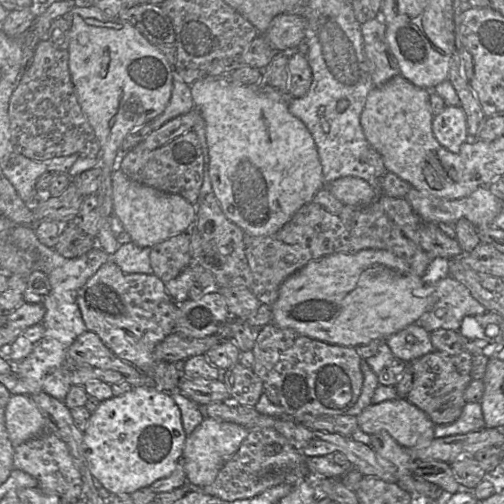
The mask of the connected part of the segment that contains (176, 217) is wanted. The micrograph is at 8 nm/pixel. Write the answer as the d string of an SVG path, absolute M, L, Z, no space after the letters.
M119 168L112 176L113 213L120 219L131 242L152 248L170 237L195 227L196 207L179 194L160 191L128 178Z

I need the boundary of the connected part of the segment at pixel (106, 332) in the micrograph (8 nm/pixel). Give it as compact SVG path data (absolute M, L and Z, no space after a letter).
M109 261L80 288L78 306L88 331L96 333L116 357L132 364L147 376L153 374L153 367L157 363L154 350L174 332L178 310L178 304L170 297L160 278L154 274L124 273Z

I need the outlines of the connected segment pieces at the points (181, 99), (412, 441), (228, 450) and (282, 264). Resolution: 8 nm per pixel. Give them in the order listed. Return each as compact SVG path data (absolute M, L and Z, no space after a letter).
M174 67L172 68L172 71L173 87L169 103L159 116L145 123L149 124L150 128L157 129L170 119L186 114L194 108L190 86L181 79Z
M407 399L371 404L357 416L359 429L368 435L387 431L397 443L413 448L434 439L435 424Z
M205 418L203 422L187 437L182 464L187 478L187 484L192 488L203 488L212 484L222 467L238 451L250 430L241 425L216 421Z
M310 202L300 208L276 233L253 236L244 233L244 249L252 273L251 291L261 304L272 305L281 284L310 261L334 253L351 252L350 233L339 215Z

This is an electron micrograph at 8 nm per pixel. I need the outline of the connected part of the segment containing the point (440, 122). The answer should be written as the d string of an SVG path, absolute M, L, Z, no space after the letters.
M446 106L432 121L432 132L441 146L452 153L460 151L469 139L465 112L461 106Z

